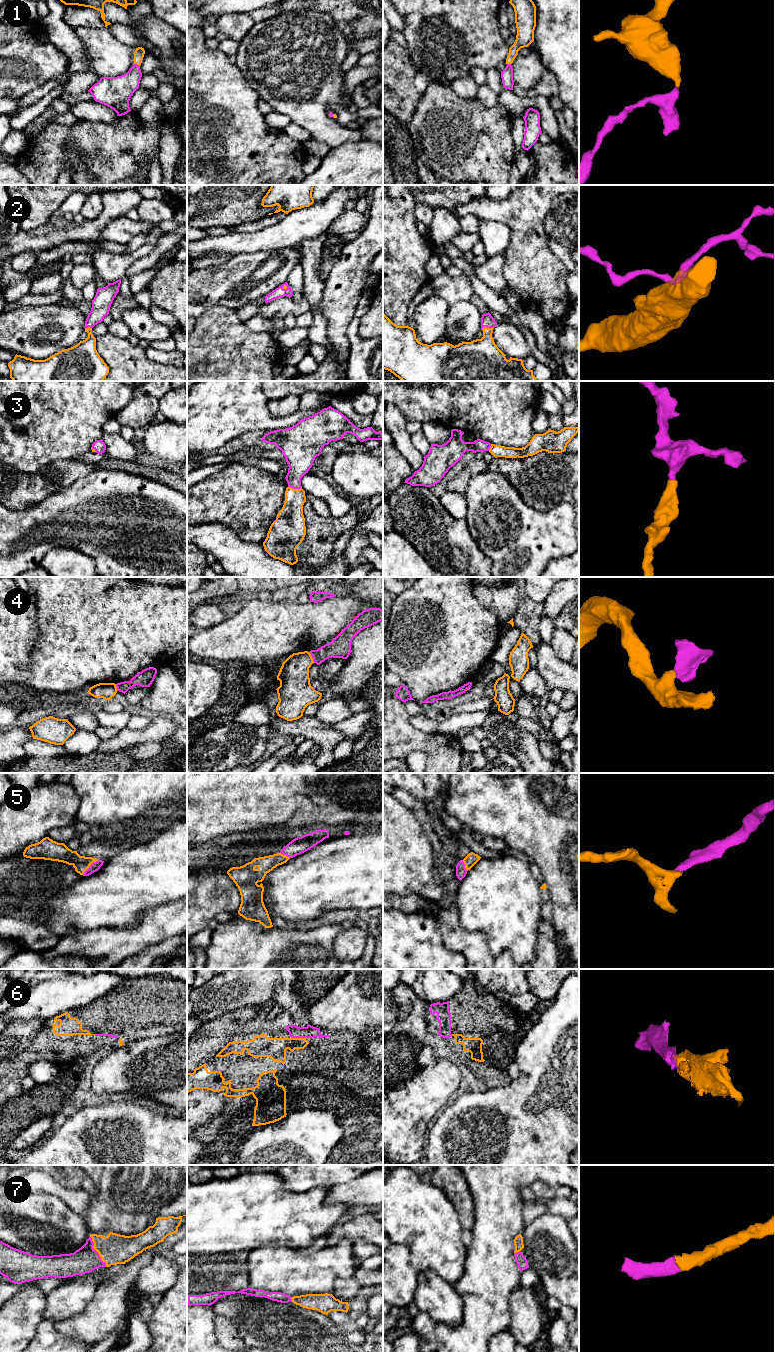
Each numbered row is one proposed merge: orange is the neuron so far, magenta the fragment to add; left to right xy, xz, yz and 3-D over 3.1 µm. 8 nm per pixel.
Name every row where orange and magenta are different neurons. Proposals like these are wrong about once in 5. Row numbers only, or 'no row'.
4

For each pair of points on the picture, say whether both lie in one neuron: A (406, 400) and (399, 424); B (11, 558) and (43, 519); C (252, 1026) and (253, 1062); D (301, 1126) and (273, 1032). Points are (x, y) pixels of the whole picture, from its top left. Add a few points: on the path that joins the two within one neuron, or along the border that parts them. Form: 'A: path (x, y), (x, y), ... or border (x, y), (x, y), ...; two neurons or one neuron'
A: border (393, 403), (407, 421); two neurons
B: path (17, 548), (36, 529); one neuron
C: path (253, 1035), (253, 1053); one neuron
D: border (320, 1109), (298, 1109), (287, 1113), (276, 1121); two neurons

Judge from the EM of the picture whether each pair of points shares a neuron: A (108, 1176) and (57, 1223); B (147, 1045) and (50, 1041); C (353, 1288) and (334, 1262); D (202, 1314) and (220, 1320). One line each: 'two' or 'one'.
A: two
B: two
C: two
D: two

